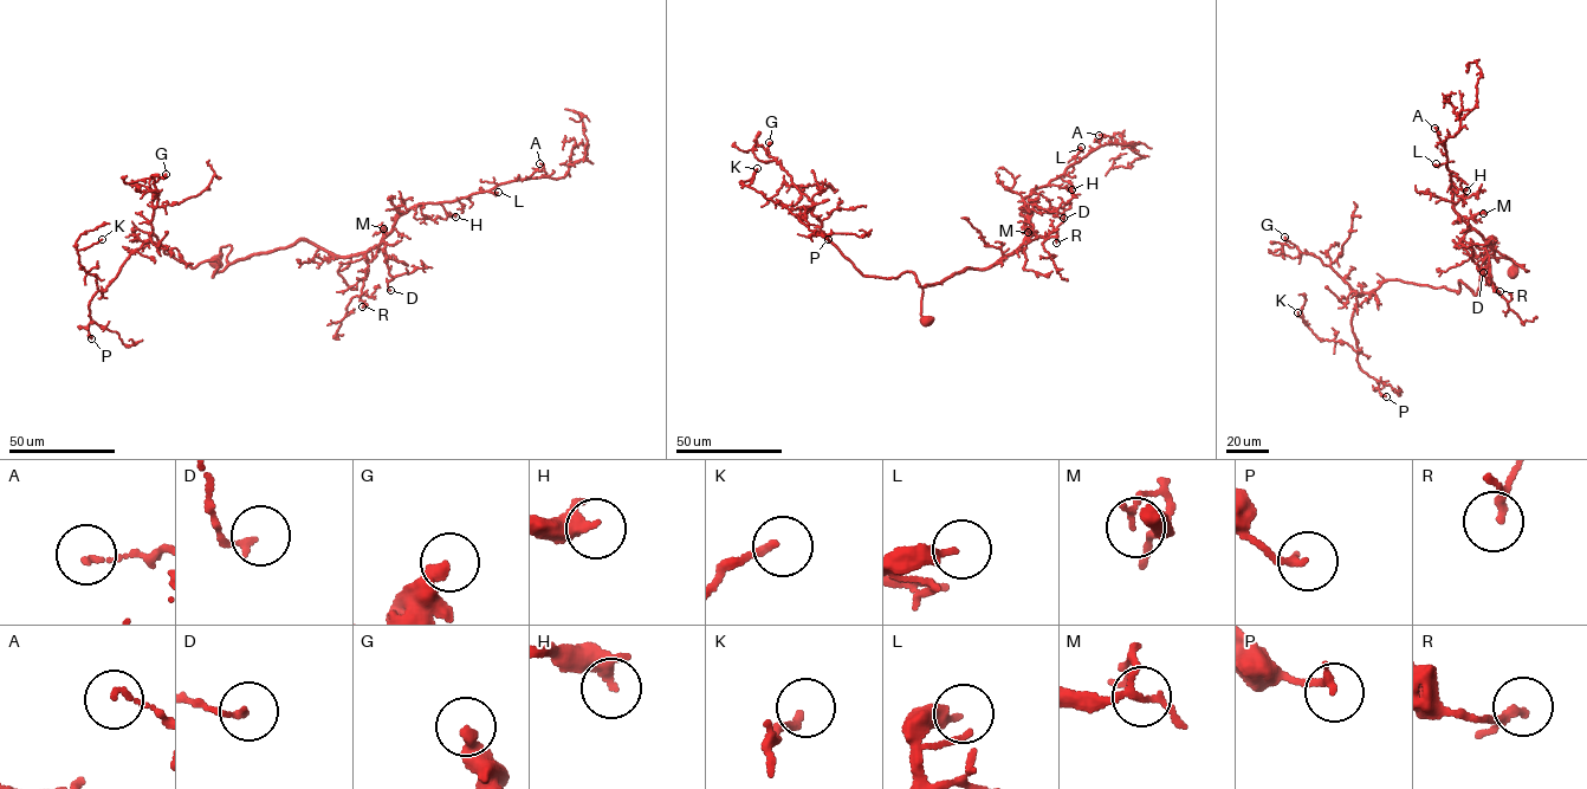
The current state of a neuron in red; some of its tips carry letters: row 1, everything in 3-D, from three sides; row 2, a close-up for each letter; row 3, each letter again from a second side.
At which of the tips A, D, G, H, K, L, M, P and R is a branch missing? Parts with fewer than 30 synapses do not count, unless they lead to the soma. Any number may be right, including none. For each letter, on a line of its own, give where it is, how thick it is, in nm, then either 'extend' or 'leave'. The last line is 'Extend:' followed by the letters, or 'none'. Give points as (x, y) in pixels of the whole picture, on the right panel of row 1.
A: place (1435, 128); calibre 120 nm; leave
D: place (1483, 272); calibre 140 nm; leave
G: place (1284, 237); calibre 380 nm; leave
H: place (1466, 191); calibre 360 nm; leave
K: place (1297, 312); calibre 180 nm; leave
L: place (1436, 163); calibre 280 nm; leave
M: place (1483, 213); calibre 120 nm; leave
P: place (1386, 396); calibre 180 nm; leave
R: place (1500, 291); calibre 140 nm; leave
Extend: none

